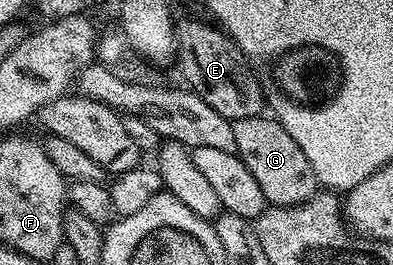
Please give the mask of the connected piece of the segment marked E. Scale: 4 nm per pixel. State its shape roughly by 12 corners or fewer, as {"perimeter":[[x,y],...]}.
{"perimeter":[[176,18],[184,84],[230,123],[264,110],[250,58],[228,33]]}

